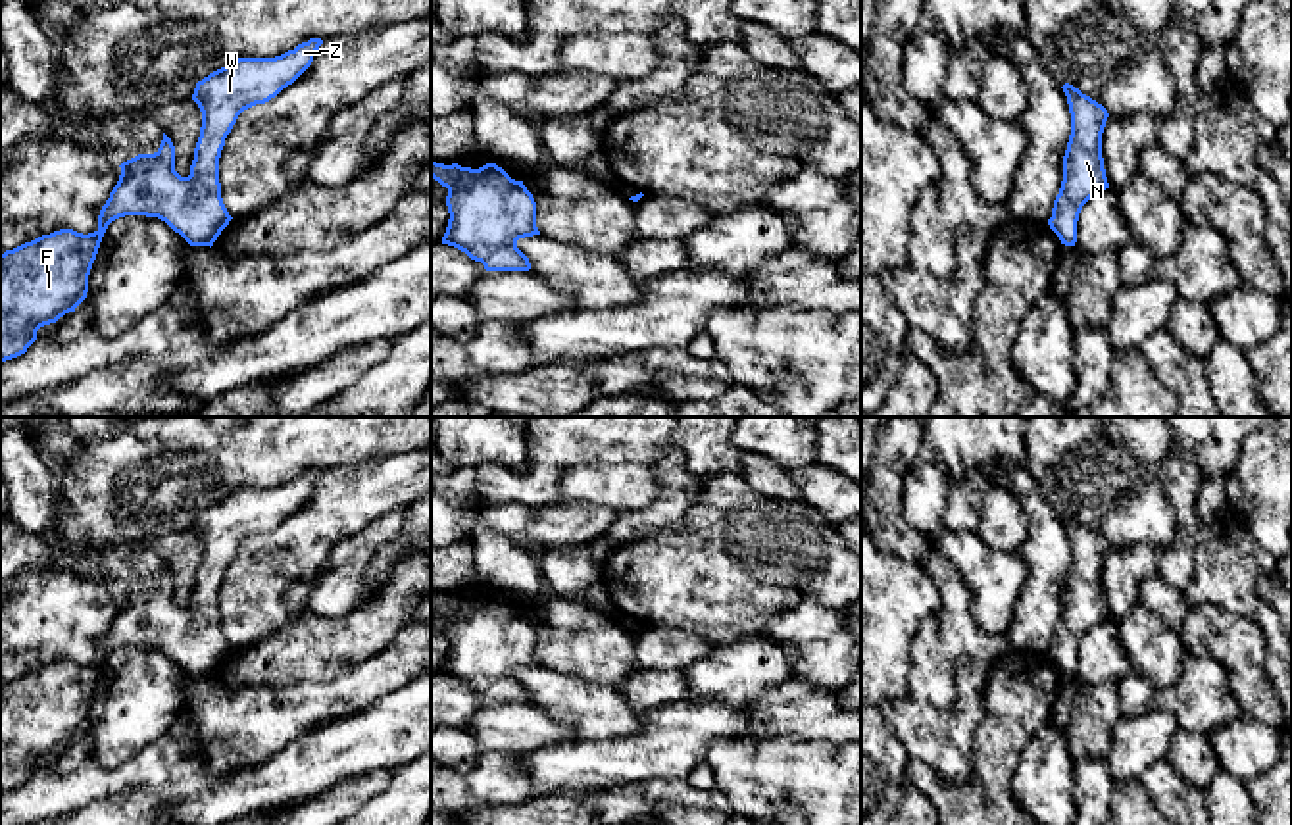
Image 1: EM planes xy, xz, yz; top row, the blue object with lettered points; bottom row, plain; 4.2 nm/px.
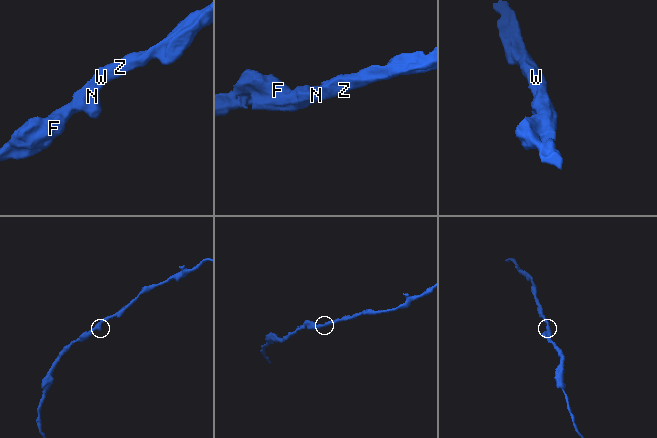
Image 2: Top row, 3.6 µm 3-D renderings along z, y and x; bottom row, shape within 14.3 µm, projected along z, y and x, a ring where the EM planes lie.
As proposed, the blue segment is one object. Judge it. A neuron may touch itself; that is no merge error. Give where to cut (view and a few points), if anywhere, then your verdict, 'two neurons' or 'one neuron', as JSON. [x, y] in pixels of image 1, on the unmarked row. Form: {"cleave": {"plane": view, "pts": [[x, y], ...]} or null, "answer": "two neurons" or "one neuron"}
{"cleave": null, "answer": "one neuron"}

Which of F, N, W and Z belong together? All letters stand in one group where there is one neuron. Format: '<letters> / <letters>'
F N W Z

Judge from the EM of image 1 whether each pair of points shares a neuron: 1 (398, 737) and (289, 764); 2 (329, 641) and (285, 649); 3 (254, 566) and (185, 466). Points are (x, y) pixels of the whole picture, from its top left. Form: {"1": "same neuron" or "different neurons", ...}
{"1": "same neuron", "2": "same neuron", "3": "different neurons"}

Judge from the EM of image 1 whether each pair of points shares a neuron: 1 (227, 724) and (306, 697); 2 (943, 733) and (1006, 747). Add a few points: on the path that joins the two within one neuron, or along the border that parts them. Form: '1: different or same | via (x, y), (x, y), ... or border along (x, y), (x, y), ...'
1: same | via (247, 724), (287, 712)
2: different | border along (983, 695), (973, 777), (962, 783)

